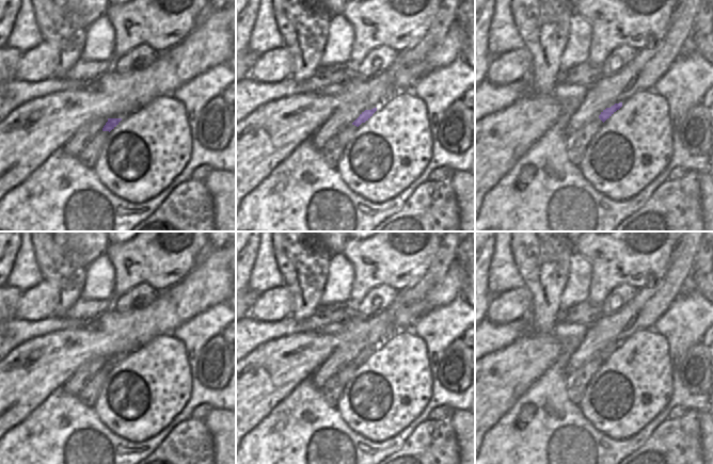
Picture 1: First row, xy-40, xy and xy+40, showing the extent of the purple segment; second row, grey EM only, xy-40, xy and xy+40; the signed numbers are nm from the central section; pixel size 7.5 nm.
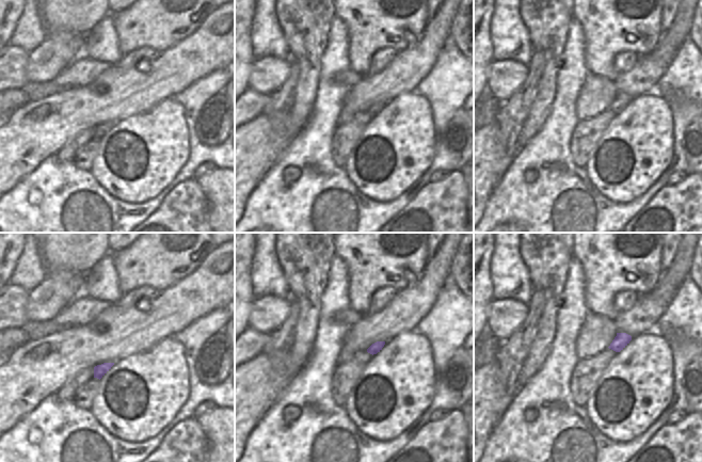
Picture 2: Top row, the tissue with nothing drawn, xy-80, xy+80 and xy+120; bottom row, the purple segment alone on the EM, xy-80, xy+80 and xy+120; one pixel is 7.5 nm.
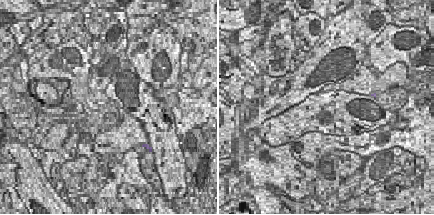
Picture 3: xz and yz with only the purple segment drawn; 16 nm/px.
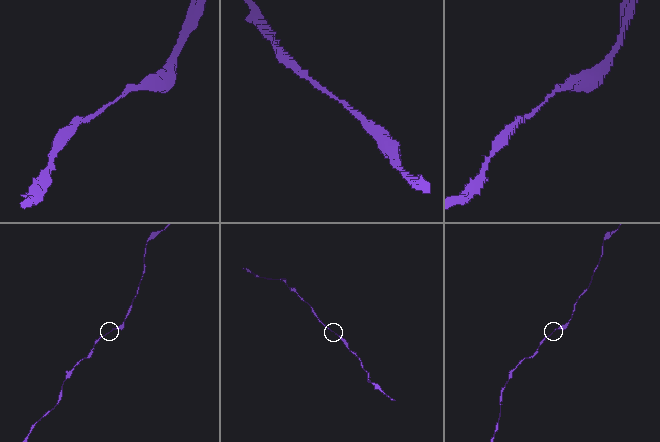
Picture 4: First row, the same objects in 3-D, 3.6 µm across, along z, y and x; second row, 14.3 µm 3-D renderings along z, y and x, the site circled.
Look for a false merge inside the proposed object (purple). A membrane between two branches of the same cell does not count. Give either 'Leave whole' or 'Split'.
Leave whole.

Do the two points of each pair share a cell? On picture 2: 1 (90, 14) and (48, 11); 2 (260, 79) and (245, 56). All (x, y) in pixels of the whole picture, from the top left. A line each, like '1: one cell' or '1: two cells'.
1: one cell
2: two cells

